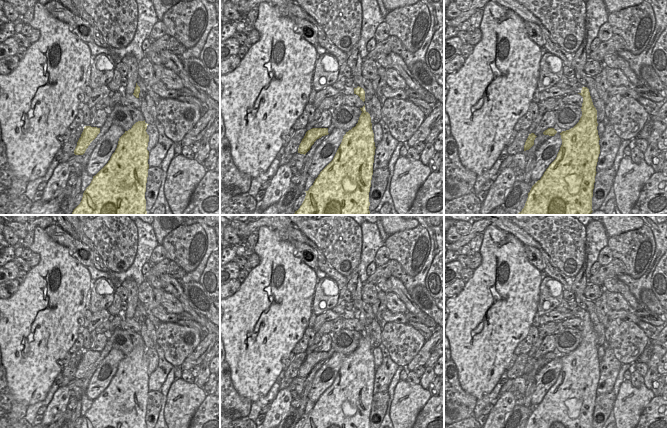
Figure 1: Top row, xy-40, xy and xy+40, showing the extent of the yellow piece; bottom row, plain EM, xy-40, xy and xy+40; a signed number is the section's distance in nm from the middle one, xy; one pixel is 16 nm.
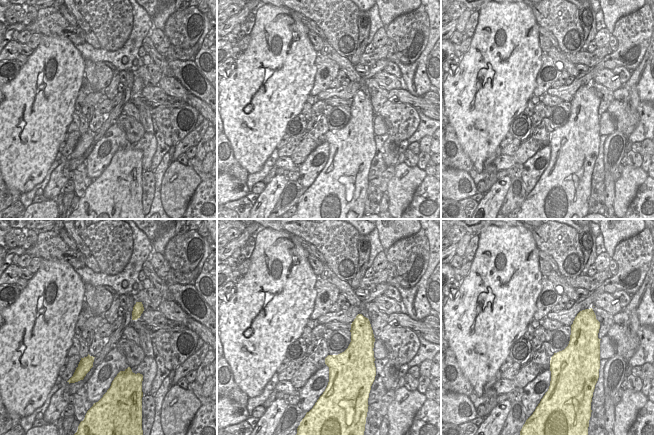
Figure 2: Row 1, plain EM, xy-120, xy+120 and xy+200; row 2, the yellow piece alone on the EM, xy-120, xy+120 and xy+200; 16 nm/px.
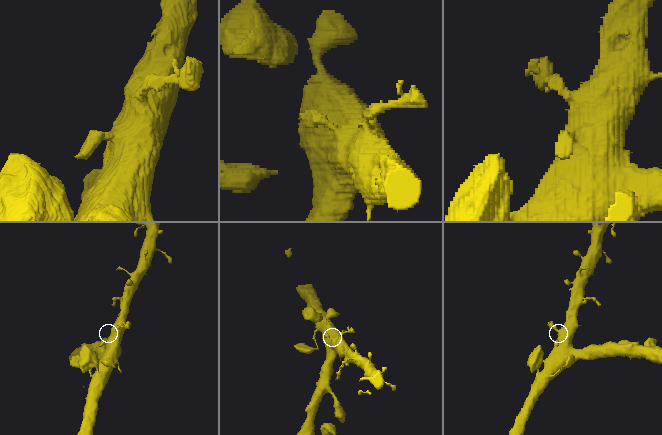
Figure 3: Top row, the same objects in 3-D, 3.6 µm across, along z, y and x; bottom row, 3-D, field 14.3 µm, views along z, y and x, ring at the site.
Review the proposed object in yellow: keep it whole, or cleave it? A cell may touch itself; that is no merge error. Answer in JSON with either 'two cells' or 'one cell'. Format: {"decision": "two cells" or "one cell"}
{"decision": "one cell"}

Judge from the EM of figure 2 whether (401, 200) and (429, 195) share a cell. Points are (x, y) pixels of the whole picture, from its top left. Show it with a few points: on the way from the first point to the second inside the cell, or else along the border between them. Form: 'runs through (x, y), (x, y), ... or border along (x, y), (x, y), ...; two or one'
border along (424, 177), (415, 191), (412, 201), (406, 208); two

